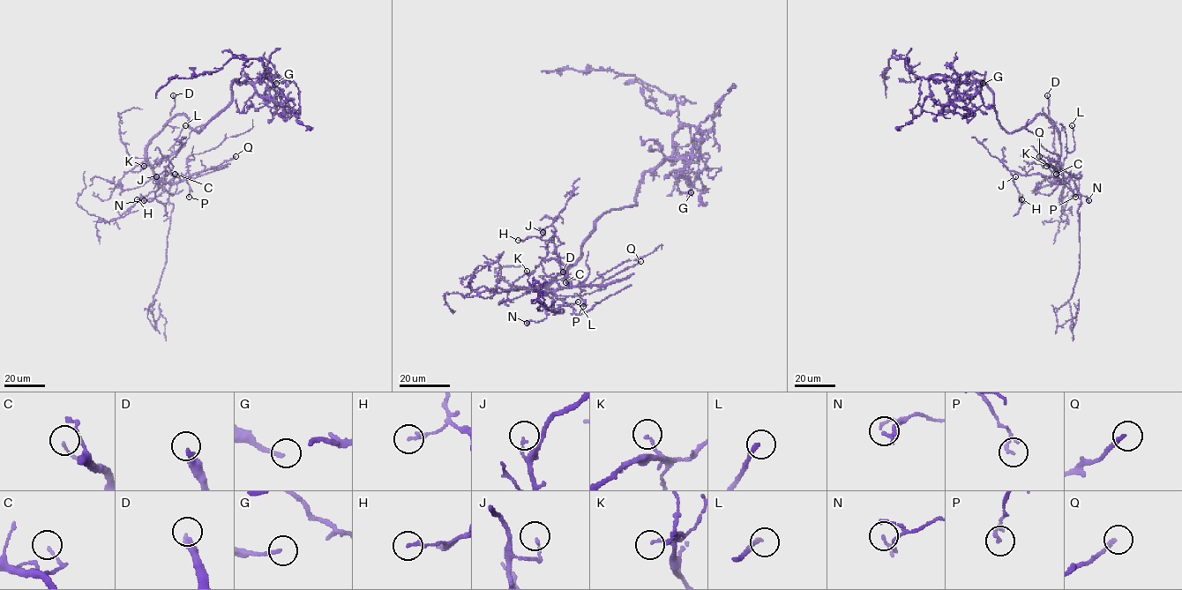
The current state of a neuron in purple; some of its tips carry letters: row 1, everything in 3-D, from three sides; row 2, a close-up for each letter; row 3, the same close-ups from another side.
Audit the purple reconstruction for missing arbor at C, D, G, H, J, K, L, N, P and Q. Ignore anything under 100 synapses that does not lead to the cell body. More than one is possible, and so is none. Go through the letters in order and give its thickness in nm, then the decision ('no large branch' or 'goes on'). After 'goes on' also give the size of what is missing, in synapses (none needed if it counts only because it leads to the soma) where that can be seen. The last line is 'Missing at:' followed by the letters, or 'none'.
C: 120 nm thick; no large branch
D: 300 nm thick; no large branch
G: 180 nm thick; no large branch
H: 140 nm thick; no large branch
J: 140 nm thick; no large branch
K: 140 nm thick; no large branch
L: 190 nm thick; no large branch
N: 120 nm thick; no large branch
P: 150 nm thick; no large branch
Q: 180 nm thick; no large branch
Missing at: none

